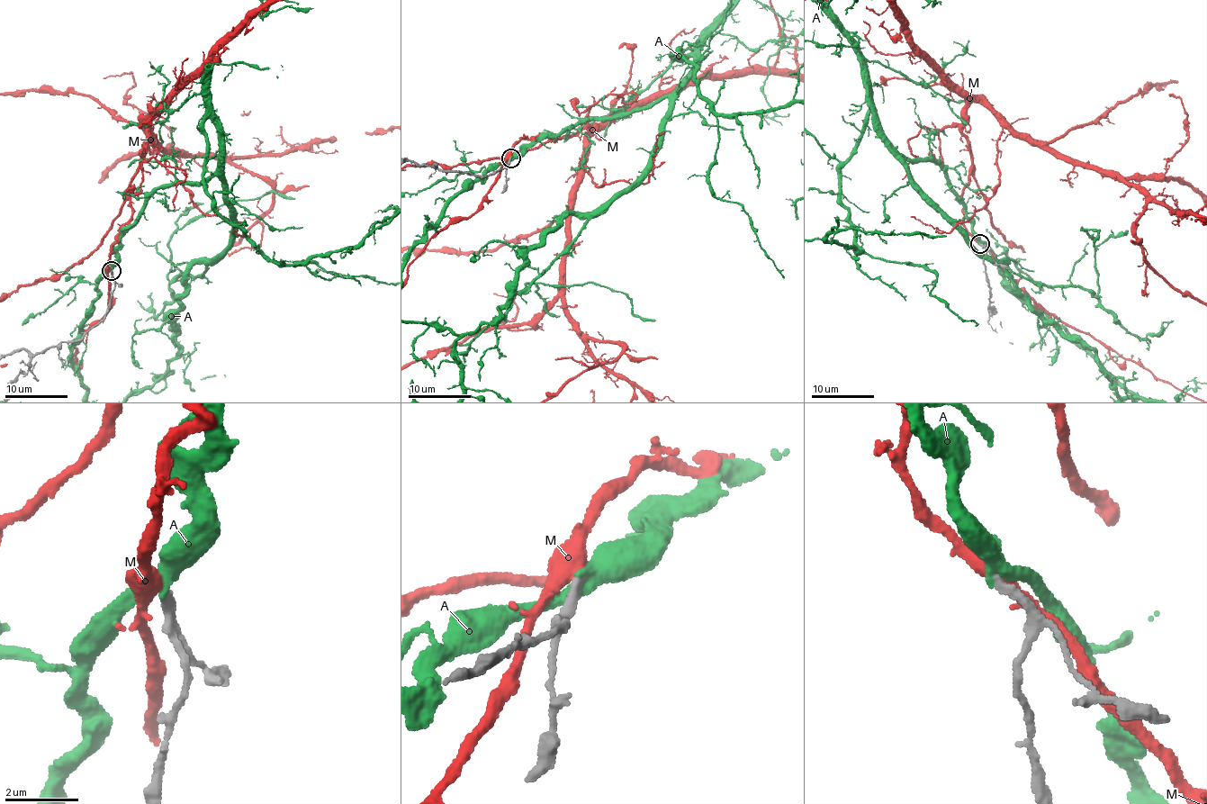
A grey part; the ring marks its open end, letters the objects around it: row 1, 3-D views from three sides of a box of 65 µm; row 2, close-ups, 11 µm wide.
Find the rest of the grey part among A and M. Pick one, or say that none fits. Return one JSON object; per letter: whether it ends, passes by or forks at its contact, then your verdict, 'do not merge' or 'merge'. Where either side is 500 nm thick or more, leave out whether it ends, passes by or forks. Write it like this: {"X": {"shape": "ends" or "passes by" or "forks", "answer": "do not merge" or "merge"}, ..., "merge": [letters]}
{"A": {"shape": "passes by", "answer": "merge"}, "M": {"shape": "passes by", "answer": "do not merge"}, "merge": ["A"]}

